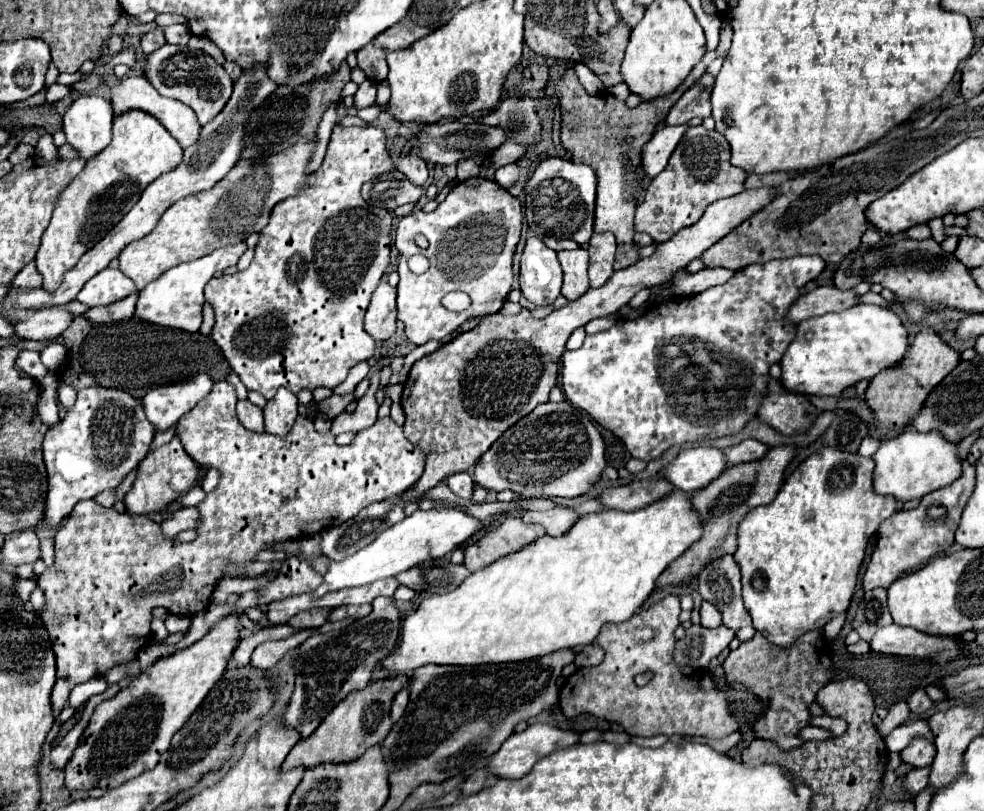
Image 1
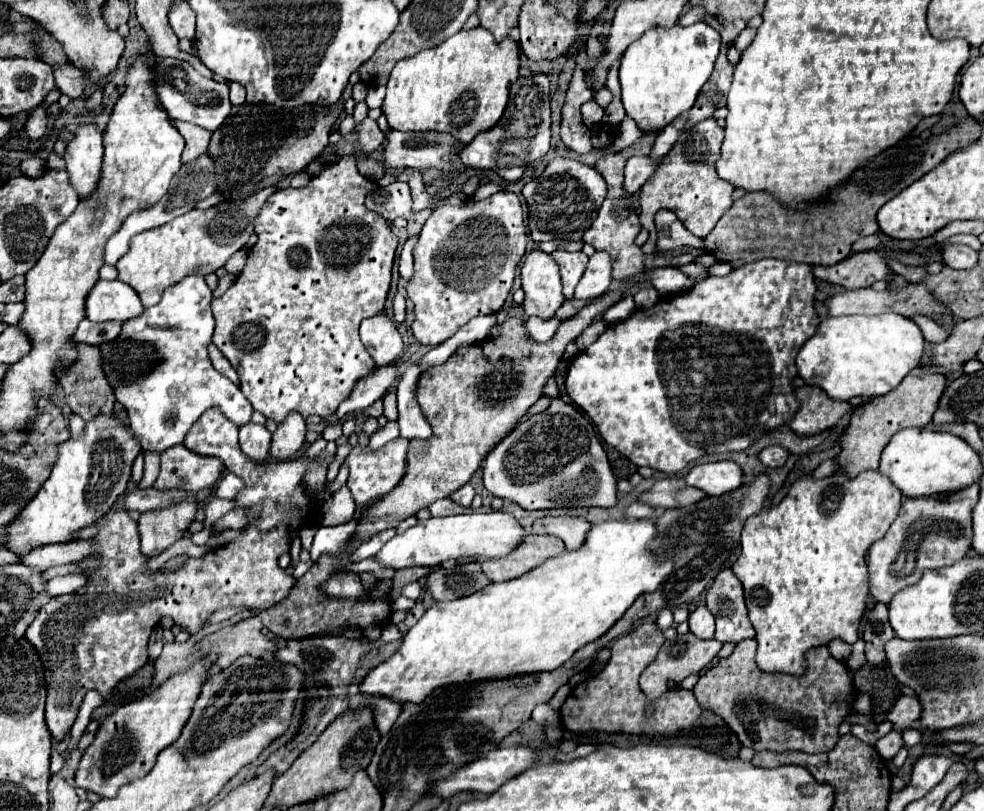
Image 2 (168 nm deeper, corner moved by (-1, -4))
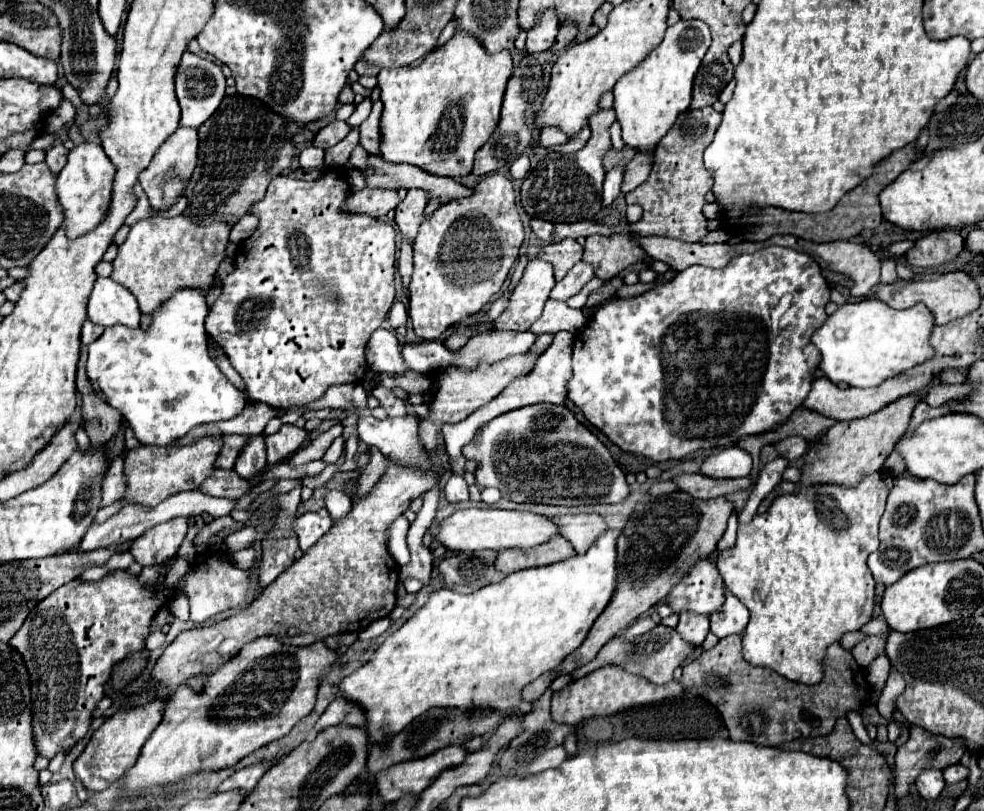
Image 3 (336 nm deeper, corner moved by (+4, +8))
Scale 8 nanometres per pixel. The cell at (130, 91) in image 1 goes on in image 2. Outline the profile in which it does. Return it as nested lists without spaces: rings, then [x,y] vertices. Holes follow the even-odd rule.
[[[173,122],[179,130],[179,134],[185,138],[185,150],[183,150],[183,164],[189,164],[193,160],[197,160],[201,154],[207,152],[207,146],[209,146],[209,138],[211,138],[211,132],[201,128],[201,126],[195,126],[195,124],[187,124],[187,122]]]

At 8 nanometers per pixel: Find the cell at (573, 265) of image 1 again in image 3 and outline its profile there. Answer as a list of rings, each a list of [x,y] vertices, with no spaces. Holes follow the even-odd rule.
[[[564,238],[564,240],[558,240],[558,242],[552,242],[548,246],[544,246],[540,252],[538,252],[538,258],[544,258],[546,262],[550,262],[554,266],[554,276],[556,280],[562,280],[564,274],[576,264],[582,260],[582,246],[572,240],[572,238]]]

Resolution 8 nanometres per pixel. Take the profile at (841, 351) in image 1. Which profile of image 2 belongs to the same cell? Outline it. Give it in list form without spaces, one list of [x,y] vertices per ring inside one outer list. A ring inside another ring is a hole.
[[[881,314],[881,316],[839,316],[827,318],[819,326],[819,332],[809,338],[797,356],[799,376],[807,384],[815,384],[823,388],[833,400],[851,400],[853,396],[871,398],[883,396],[895,390],[901,380],[917,366],[921,366],[921,358],[925,354],[925,338],[921,328],[901,314]]]

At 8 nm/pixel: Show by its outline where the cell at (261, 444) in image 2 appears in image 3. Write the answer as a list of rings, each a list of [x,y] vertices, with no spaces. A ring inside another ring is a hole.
[[[262,434],[248,436],[248,442],[244,444],[244,448],[238,454],[234,470],[240,474],[240,478],[250,480],[250,478],[260,476],[264,472],[264,468],[266,468],[264,436]]]

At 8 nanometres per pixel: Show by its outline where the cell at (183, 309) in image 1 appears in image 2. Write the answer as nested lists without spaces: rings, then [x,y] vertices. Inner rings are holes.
[[[193,274],[167,288],[159,304],[145,310],[139,318],[125,322],[121,328],[117,342],[151,342],[161,362],[149,370],[149,374],[137,378],[137,382],[113,388],[115,400],[127,410],[129,426],[135,438],[141,442],[143,452],[161,454],[167,448],[183,444],[189,428],[209,408],[221,410],[221,414],[225,414],[225,418],[237,426],[245,426],[251,420],[251,402],[243,396],[239,386],[213,368],[207,354],[207,346],[211,344],[215,330],[215,320],[209,306],[211,298],[211,290],[203,276]]]

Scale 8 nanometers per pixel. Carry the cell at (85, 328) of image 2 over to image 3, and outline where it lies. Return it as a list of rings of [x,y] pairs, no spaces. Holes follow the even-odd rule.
[[[86,320],[86,322],[84,322],[84,326],[82,326],[82,342],[84,342],[84,344],[90,344],[90,342],[92,342],[92,340],[96,340],[102,332],[104,332],[104,328],[102,328],[102,326],[92,324],[92,320]]]

